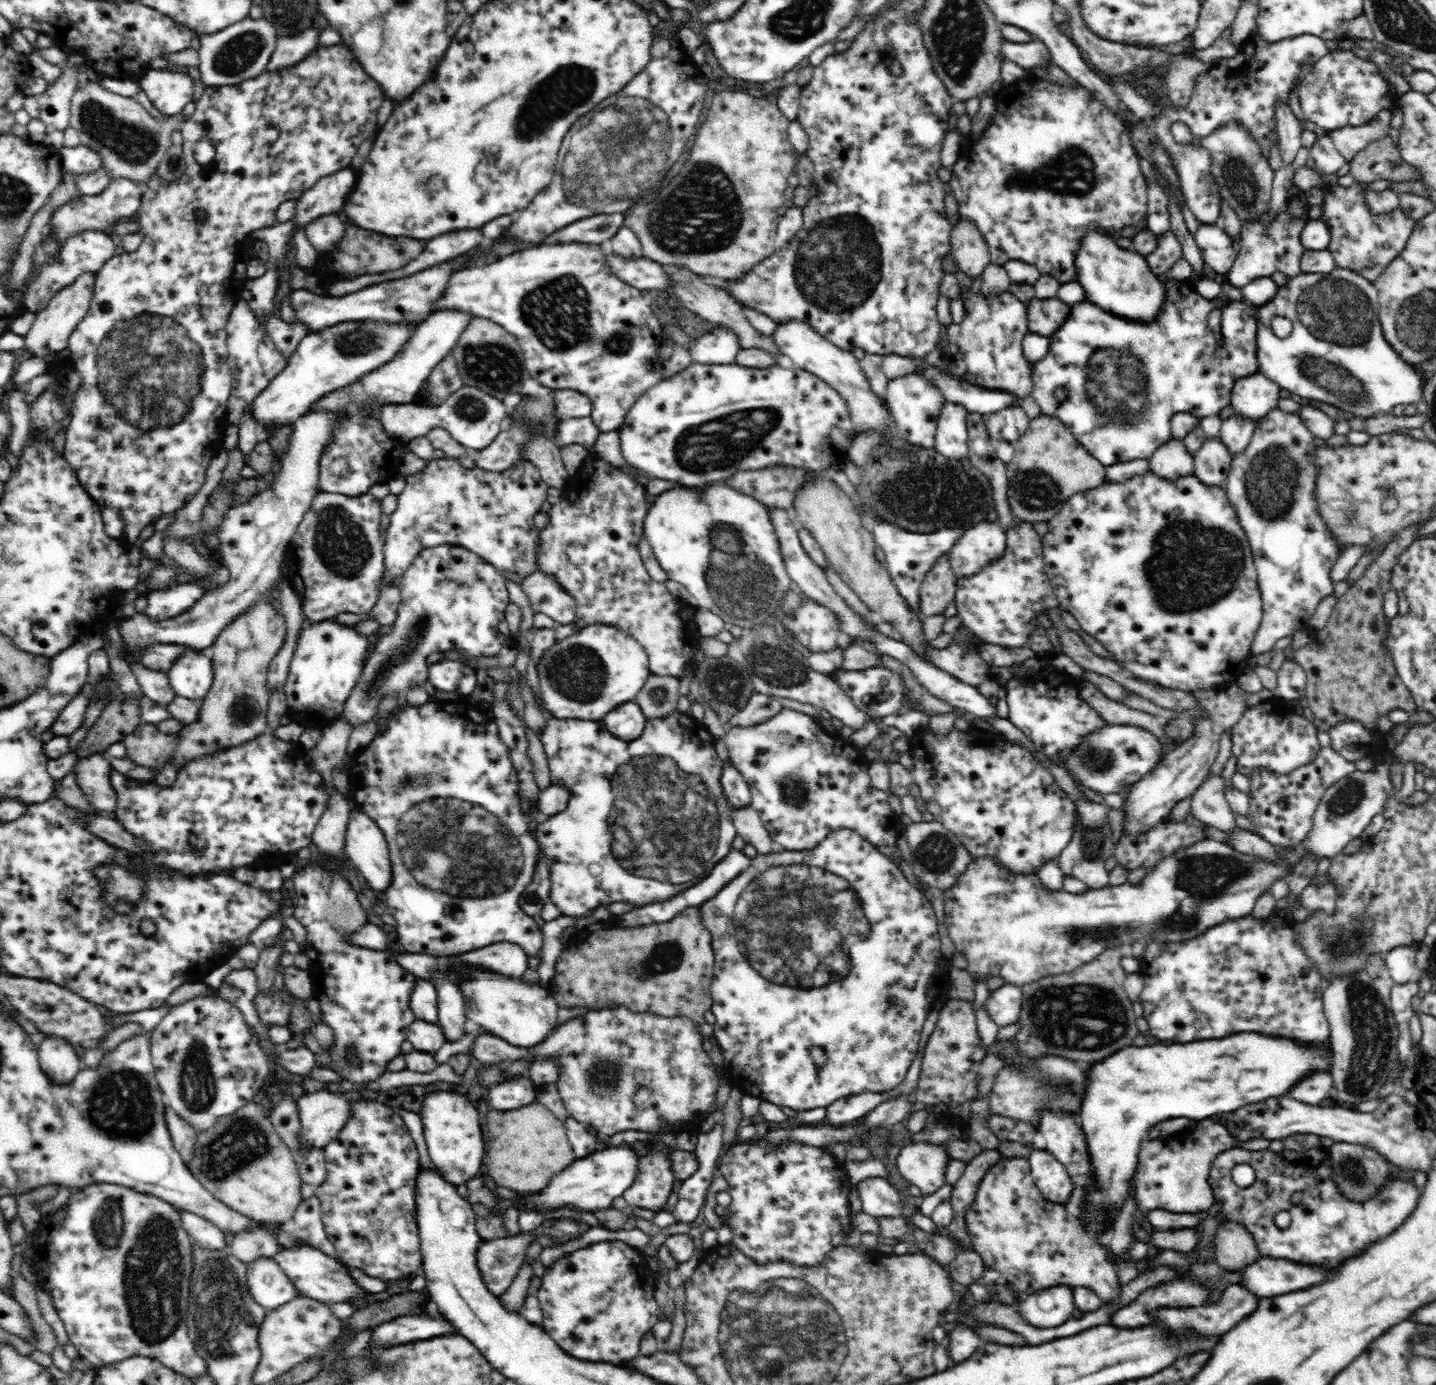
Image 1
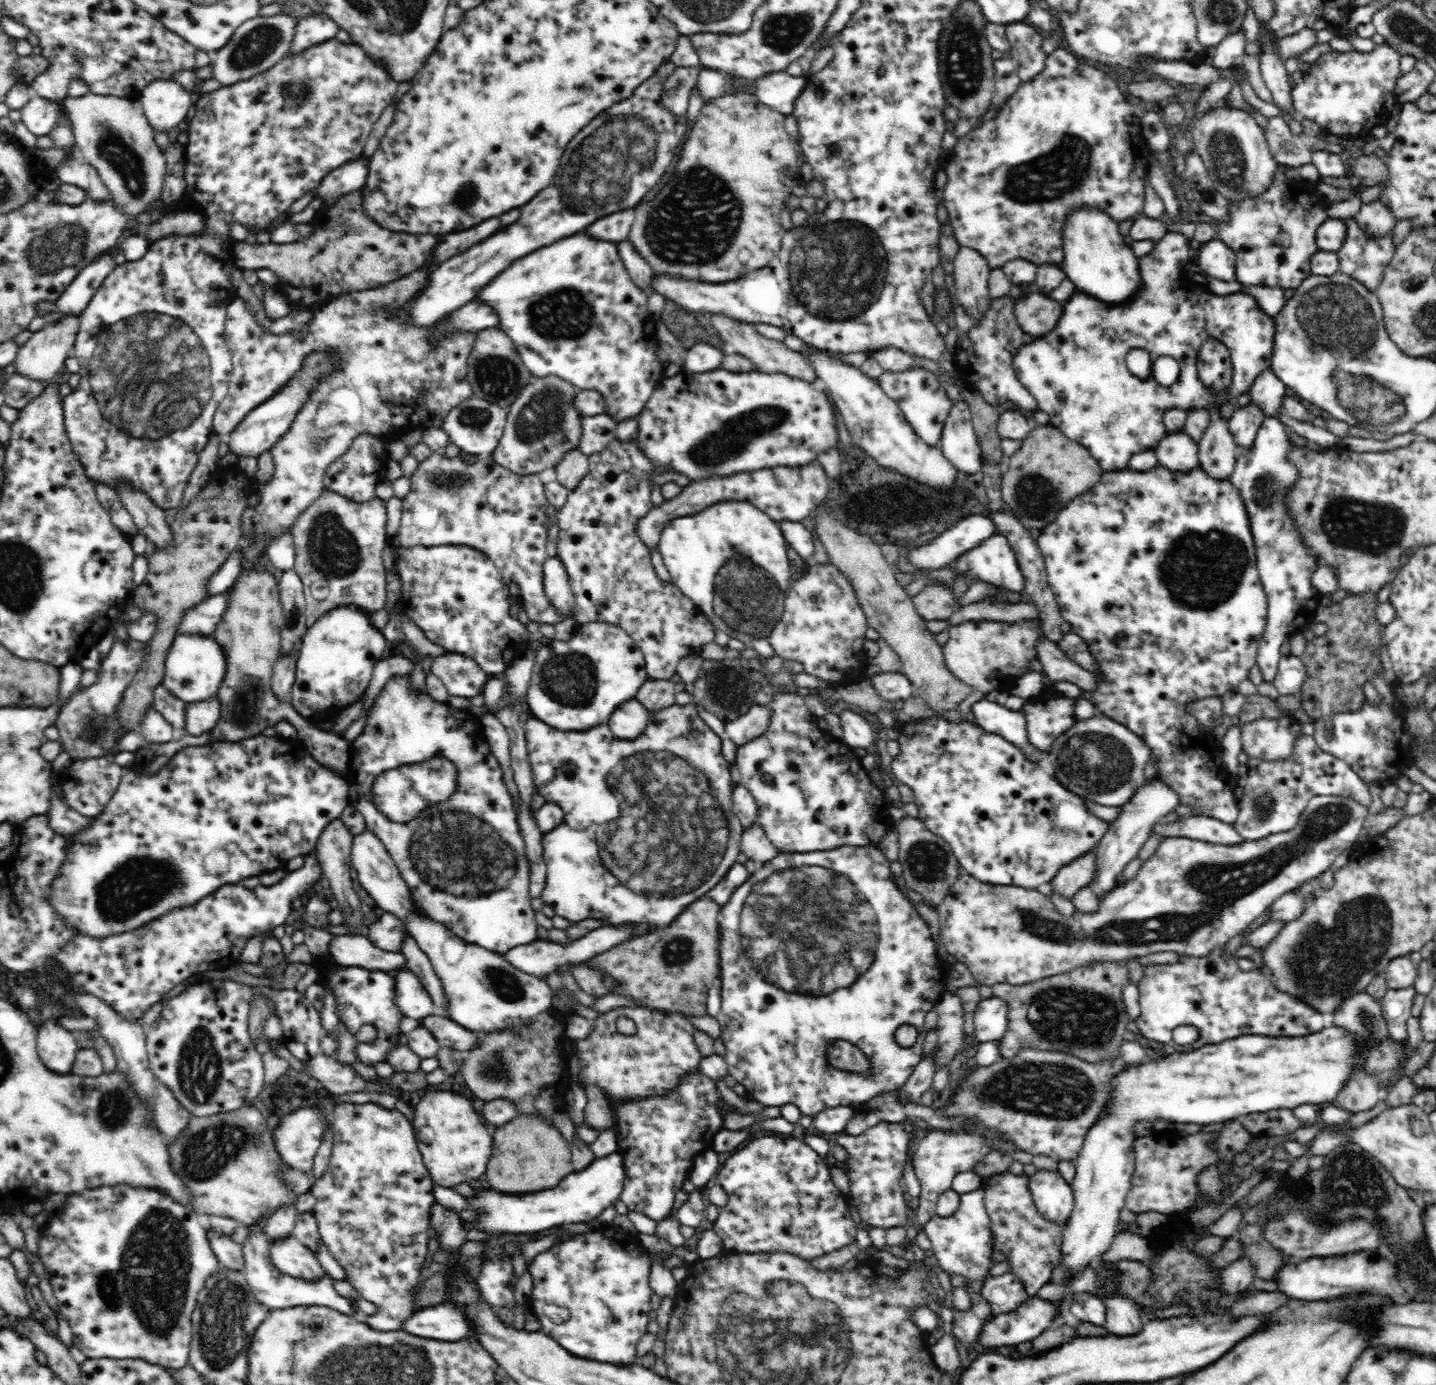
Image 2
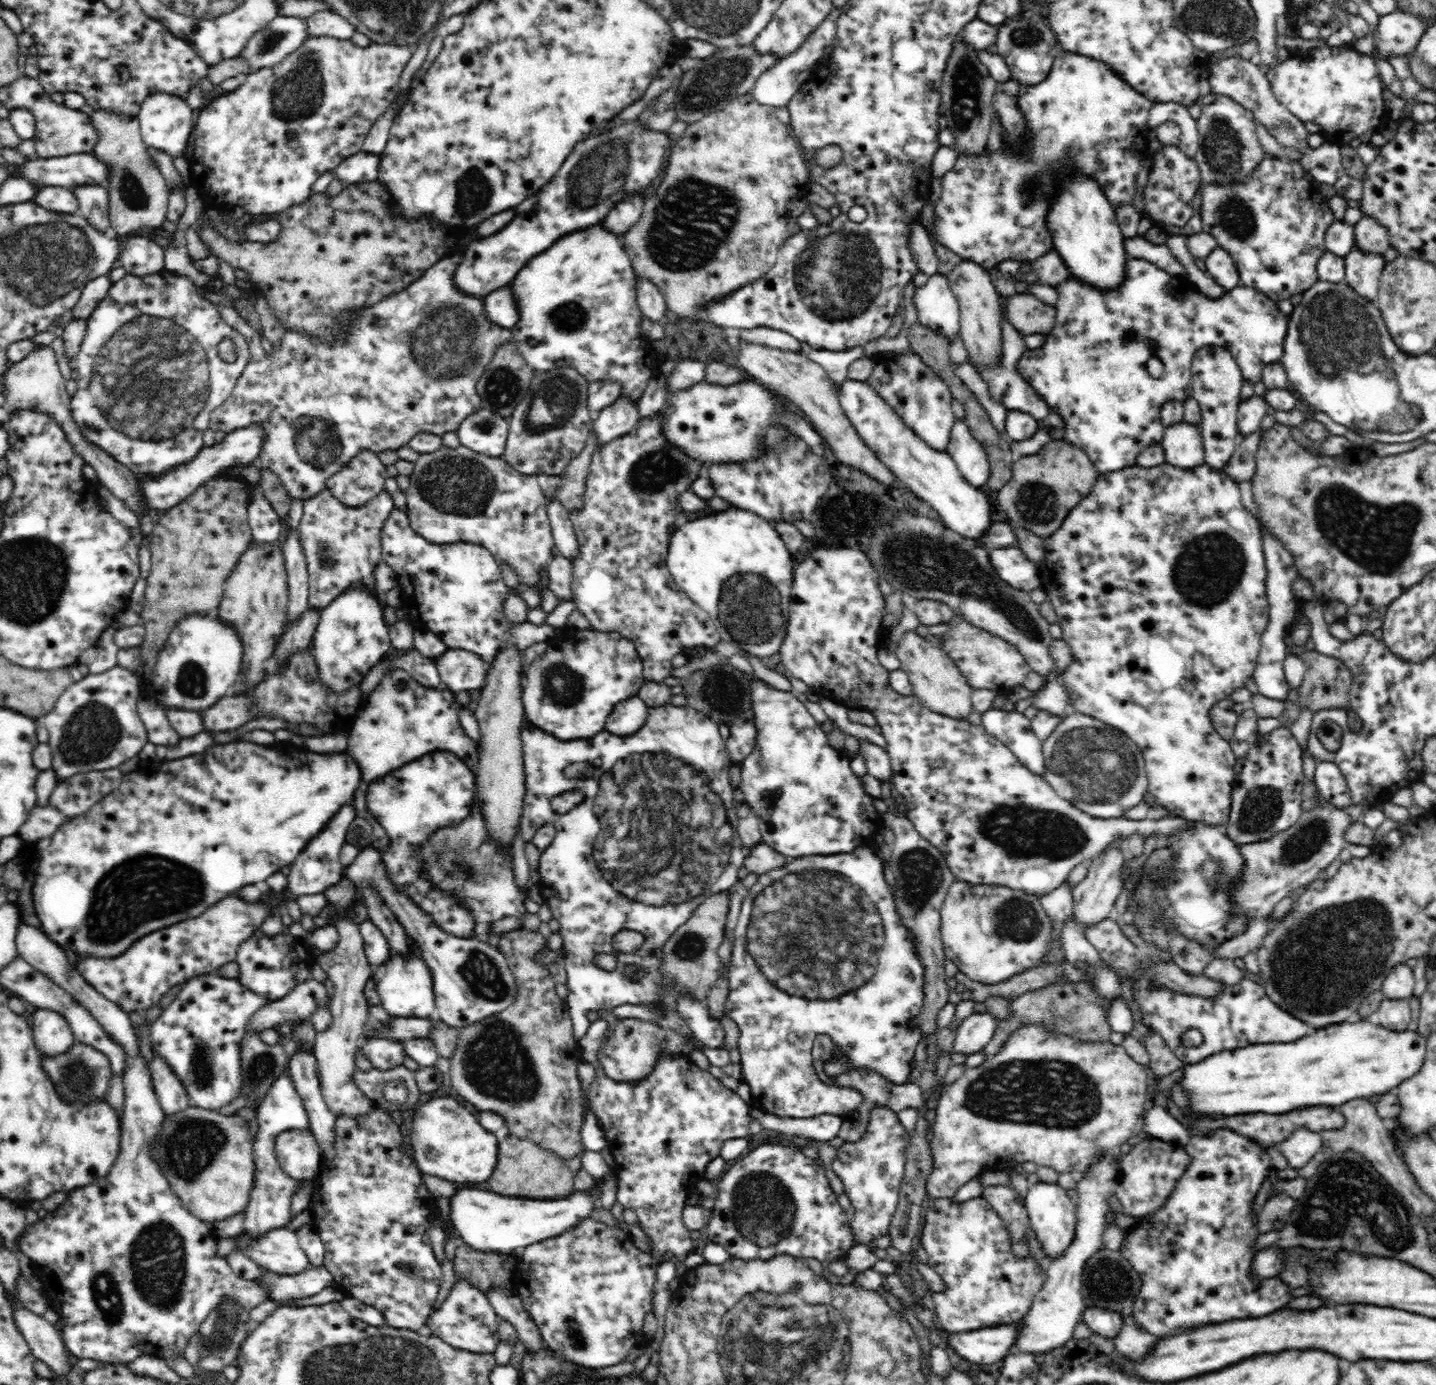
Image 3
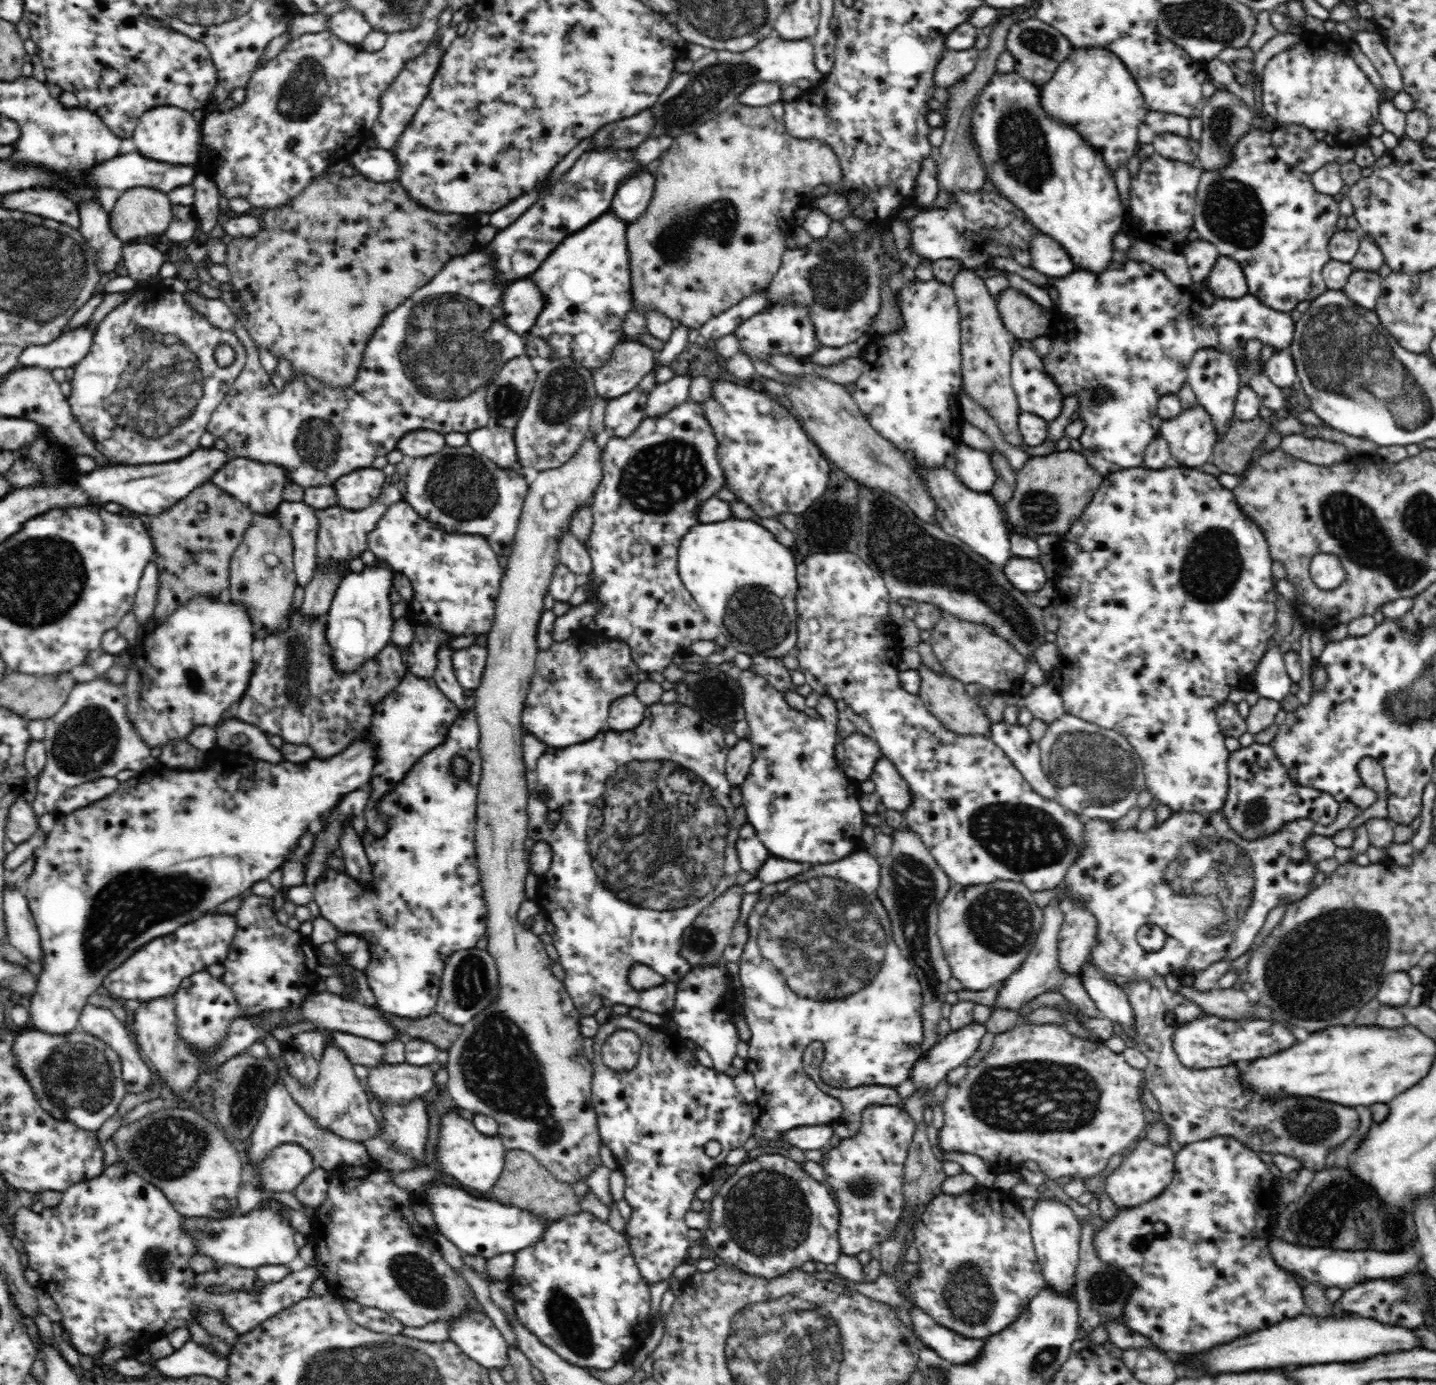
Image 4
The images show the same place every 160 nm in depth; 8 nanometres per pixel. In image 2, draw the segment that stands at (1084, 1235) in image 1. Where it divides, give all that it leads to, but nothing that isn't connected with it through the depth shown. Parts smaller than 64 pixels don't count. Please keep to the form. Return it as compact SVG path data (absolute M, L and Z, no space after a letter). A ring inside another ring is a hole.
M1002 1172L987 1178L982 1189L992 1229L992 1247L1007 1255L1009 1261L1006 1262L1011 1267L1010 1273L1024 1284L1025 1292L1030 1297L1036 1296L1038 1291L1050 1282L1054 1268L1061 1264L1064 1226L1046 1220L1037 1211L1030 1192L1029 1176L1025 1173L1016 1175ZM1102 1296L1106 1306L1106 1322L1103 1327L1114 1336L1134 1336L1143 1332L1145 1320L1140 1306L1128 1296Z

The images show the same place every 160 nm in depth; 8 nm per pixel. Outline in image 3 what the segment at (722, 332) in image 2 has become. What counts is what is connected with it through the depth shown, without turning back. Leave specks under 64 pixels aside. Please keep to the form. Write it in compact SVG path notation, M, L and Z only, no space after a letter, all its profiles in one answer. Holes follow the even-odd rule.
M742 336L739 338L738 345L732 346L732 350L737 355L738 364L747 377L760 382L762 386L774 390L776 394L789 400L799 410L799 414L802 414L813 426L813 429L826 443L827 449L834 453L834 457L841 464L861 470L870 478L890 488L902 483L892 475L892 471L888 470L880 458L862 442L860 435L856 434L856 429L840 405L840 399L838 399L840 388L835 388L834 382L819 364L804 357L801 352L782 351L754 344L750 341L744 341Z

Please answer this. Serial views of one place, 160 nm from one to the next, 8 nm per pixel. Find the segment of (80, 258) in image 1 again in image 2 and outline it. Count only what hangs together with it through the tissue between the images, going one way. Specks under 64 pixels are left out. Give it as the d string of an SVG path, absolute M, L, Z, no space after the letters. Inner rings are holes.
M110 251L102 252L100 256L96 256L96 260L89 261L77 270L76 278L66 285L64 292L56 300L56 310L64 315L80 317L97 288L100 288L100 284L115 266L114 255Z

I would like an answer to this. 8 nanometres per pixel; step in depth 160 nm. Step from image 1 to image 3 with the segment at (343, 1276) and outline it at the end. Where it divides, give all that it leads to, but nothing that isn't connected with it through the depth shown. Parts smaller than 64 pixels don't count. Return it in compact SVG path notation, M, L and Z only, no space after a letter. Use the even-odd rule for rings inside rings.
M286 1227L270 1230L259 1237L240 1233L235 1248L256 1264L278 1275L296 1275L311 1268L307 1254L300 1248L295 1231Z

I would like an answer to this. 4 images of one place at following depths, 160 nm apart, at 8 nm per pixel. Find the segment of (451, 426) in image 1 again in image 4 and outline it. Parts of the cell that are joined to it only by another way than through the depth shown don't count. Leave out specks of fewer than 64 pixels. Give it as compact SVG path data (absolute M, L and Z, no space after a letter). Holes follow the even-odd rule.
M491 423L486 428L468 432L468 445L479 454L492 460L500 468L512 468L517 464L514 445L514 429Z

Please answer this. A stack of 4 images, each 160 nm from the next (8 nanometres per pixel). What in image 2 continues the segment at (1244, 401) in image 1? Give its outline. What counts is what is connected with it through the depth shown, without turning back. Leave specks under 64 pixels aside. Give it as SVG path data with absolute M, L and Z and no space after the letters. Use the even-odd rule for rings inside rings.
M1266 369L1251 385L1249 395L1252 403L1258 405L1267 416L1277 416L1281 400L1285 397L1286 386L1272 369Z

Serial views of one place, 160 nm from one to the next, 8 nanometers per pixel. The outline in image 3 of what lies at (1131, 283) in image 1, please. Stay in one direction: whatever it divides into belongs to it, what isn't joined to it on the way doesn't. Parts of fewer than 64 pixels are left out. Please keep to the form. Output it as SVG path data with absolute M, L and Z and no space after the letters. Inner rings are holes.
M1076 174L1066 180L1058 196L1047 210L1047 227L1054 249L1060 252L1070 274L1092 284L1092 287L1115 289L1124 282L1128 254L1115 208L1104 196L1104 191L1092 175Z

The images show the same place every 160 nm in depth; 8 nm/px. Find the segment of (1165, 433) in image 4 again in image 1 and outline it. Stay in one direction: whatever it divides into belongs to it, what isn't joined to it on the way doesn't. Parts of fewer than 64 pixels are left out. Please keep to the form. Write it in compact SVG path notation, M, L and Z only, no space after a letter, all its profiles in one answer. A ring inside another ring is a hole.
M1172 438L1163 445L1150 456L1148 470L1168 480L1192 475L1195 467L1193 456L1183 441Z

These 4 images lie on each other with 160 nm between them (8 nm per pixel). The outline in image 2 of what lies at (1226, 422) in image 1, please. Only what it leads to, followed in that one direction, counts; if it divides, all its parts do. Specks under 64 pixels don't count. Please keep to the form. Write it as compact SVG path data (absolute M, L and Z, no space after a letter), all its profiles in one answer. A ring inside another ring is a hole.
M1250 402L1246 406L1236 409L1236 412L1228 418L1228 426L1234 441L1240 449L1251 447L1258 429L1267 417L1264 411Z

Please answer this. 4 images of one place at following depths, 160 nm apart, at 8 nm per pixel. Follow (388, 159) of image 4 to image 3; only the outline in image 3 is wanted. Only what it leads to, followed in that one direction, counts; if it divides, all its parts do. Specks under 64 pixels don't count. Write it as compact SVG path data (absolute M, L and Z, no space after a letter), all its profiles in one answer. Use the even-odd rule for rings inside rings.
M362 150L344 159L330 176L341 180L345 188L349 188L351 184L376 181L378 168L380 168L380 155Z

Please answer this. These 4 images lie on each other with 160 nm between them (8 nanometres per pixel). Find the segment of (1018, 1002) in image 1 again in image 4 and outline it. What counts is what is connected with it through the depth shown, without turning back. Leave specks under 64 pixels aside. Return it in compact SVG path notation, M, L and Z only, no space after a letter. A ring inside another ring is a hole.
M973 1021L957 1031L950 1031L929 1048L927 1055L920 1057L911 1069L910 1079L917 1090L934 1090L954 1068L976 1052L987 1033L984 1024Z

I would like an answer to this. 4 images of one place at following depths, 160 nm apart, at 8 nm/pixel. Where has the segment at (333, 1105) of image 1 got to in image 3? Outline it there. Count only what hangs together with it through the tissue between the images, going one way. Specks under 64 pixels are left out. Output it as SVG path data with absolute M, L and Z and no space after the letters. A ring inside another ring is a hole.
M284 1130L276 1136L275 1155L280 1168L290 1178L314 1180L324 1164L318 1143L310 1130Z

